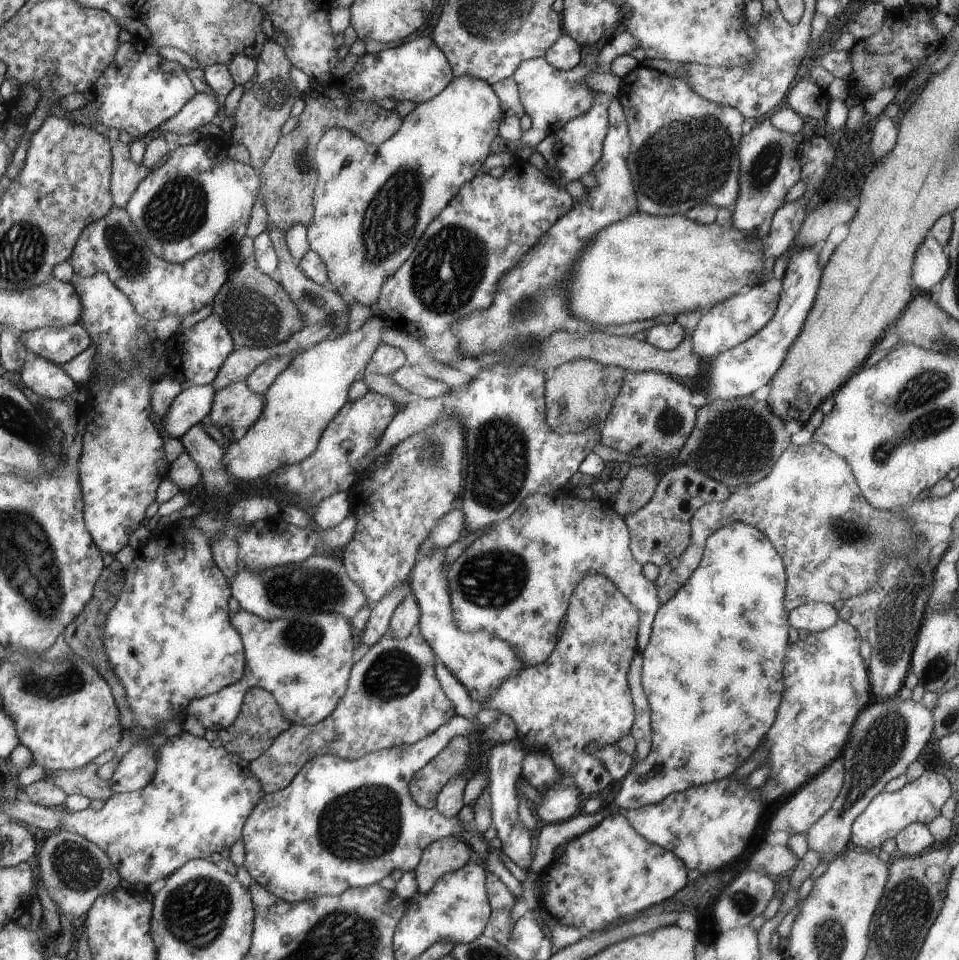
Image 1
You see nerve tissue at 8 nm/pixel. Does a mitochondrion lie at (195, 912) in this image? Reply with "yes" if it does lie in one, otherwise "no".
yes

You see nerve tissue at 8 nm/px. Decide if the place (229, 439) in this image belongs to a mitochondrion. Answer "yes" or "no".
no

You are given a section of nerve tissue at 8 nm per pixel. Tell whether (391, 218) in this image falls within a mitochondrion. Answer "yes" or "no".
yes

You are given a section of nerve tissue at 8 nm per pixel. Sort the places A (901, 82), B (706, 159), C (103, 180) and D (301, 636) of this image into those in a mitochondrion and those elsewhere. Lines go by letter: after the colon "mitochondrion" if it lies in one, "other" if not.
A: other
B: mitochondrion
C: other
D: mitochondrion

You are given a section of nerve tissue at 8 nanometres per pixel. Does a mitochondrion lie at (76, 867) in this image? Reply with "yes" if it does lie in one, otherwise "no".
yes

